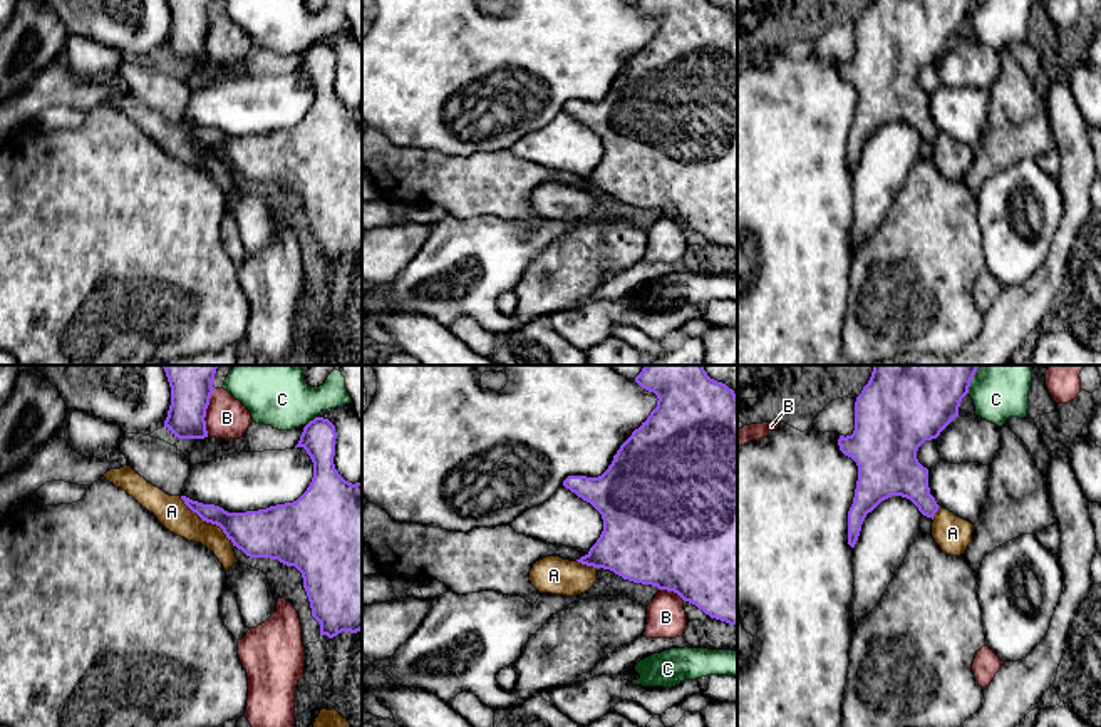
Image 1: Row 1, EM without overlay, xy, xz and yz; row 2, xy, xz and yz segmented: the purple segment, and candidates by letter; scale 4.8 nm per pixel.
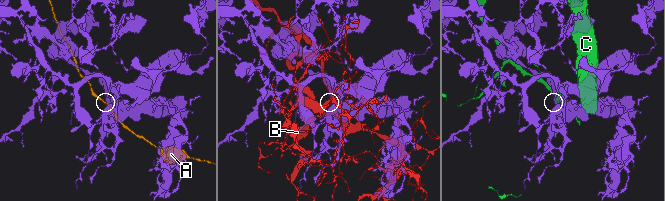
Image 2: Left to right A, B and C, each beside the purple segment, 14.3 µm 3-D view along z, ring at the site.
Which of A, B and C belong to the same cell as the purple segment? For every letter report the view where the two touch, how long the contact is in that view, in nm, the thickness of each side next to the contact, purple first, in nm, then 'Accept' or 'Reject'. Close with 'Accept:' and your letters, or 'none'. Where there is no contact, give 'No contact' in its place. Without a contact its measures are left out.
A: Touches purple in xy. Shared border 360 nm. Thickness 220 nm (purple) against 150 nm. Reject
B: Touches purple in xy. Shared border 220 nm. Thickness 190 nm (purple) against 200 nm. Reject
C: Touches purple in xy. Shared border 80 nm. Thickness 160 nm (purple) against 260 nm. Reject
Accept: none

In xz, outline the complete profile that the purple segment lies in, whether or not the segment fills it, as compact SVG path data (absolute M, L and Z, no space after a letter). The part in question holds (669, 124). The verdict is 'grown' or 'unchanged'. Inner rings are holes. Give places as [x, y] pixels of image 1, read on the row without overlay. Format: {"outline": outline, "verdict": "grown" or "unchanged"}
{"outline": "M637 0L635 7L657 20L657 32L620 70L602 101L568 101L563 106L603 144L600 162L576 186L674 216L711 243L737 251L737 22L709 0Z", "verdict": "unchanged"}

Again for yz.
{"outline": "M871 0L855 27L855 55L840 60L840 75L858 90L853 129L848 136L848 169L855 173L861 149L881 126L892 121L910 124L918 136L932 142L938 136L928 112L928 94L917 84L925 65L959 42L962 23L969 18L974 0Z", "verdict": "unchanged"}

